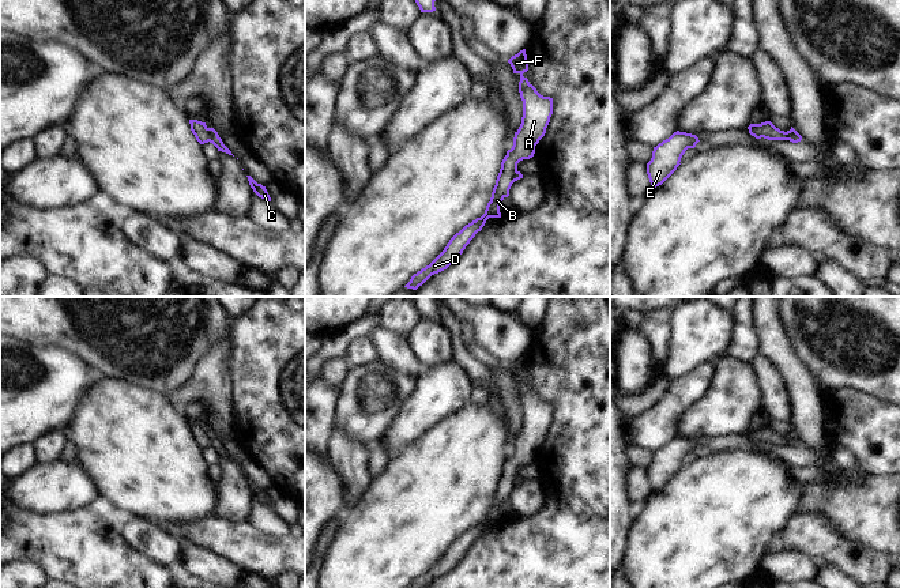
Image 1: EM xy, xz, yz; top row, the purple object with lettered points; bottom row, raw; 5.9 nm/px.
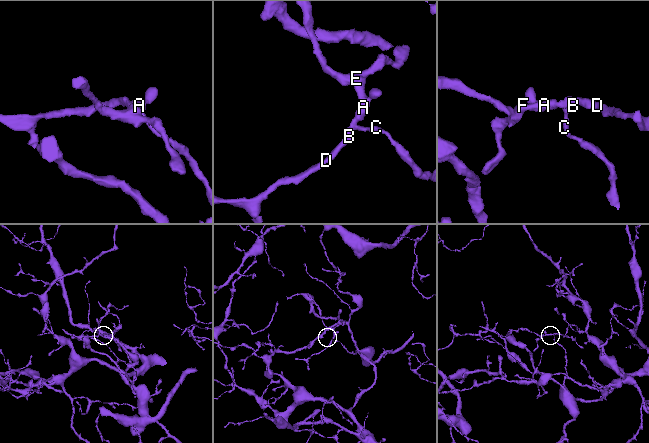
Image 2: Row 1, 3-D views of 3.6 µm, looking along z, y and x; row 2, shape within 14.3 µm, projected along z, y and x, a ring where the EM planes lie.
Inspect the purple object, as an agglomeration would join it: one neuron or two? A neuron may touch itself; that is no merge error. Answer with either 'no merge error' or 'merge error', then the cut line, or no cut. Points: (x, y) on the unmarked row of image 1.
merge error; cut in xy along (207, 433), (210, 445)

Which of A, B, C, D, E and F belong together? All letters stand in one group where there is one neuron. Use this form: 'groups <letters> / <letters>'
groups A B D E F / C

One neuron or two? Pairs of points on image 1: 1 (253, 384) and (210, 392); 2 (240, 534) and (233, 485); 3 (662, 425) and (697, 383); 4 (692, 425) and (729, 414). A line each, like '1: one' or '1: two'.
1: two
2: two
3: one
4: one

